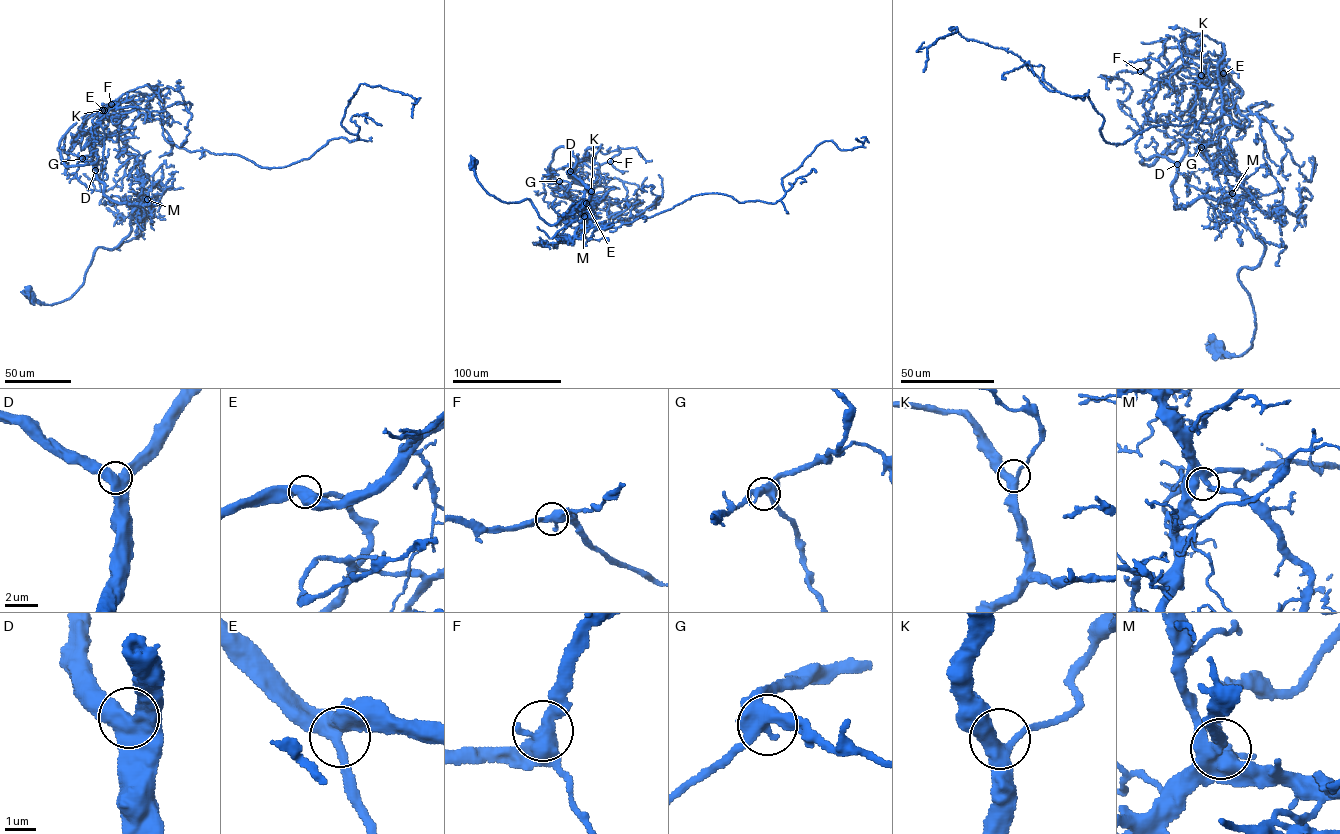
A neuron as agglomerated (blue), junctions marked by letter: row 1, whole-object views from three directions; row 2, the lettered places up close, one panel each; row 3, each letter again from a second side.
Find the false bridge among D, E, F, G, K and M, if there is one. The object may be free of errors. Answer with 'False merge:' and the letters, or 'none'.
False merge: none

